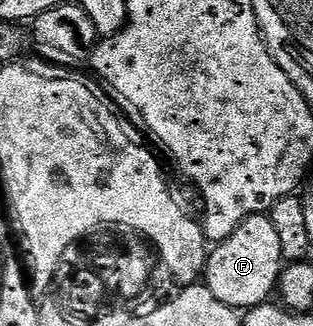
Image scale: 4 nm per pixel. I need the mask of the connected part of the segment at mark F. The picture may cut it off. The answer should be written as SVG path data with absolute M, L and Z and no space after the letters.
M268 214L252 215L243 221L243 225L239 225L239 229L235 229L235 233L231 233L231 237L208 252L203 283L211 289L211 293L215 293L217 300L223 301L223 305L248 309L270 302L277 290L282 270L279 233L275 233L275 225L271 225Z

